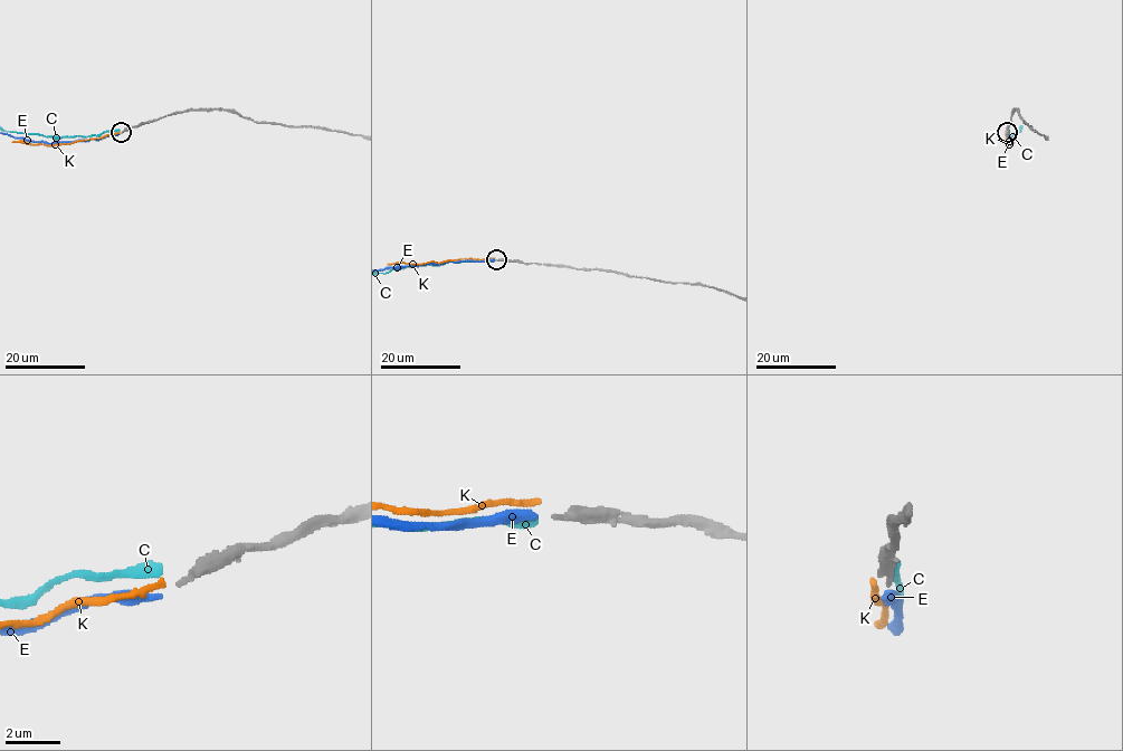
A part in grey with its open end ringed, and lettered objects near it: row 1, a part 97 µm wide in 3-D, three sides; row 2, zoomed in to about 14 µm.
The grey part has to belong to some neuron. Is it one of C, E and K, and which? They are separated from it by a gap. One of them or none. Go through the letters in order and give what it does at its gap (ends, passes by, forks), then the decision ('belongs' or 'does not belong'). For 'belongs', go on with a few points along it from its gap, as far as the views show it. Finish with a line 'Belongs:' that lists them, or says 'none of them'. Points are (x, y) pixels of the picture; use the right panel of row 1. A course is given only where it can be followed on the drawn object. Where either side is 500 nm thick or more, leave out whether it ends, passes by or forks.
C: it ends there; does not belong
E: it ends there; does not belong
K: it ends there; does not belong
Belongs: none of them

